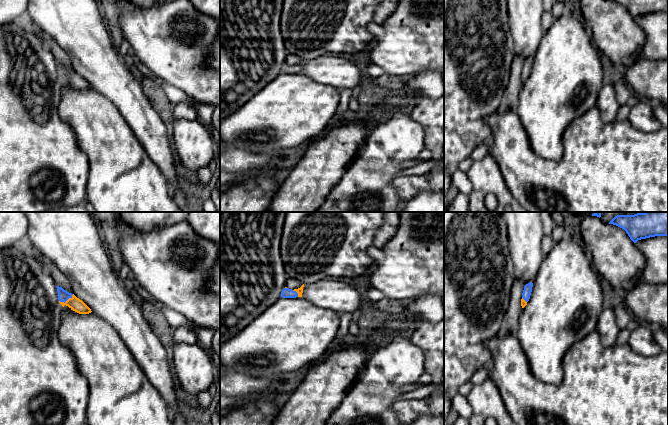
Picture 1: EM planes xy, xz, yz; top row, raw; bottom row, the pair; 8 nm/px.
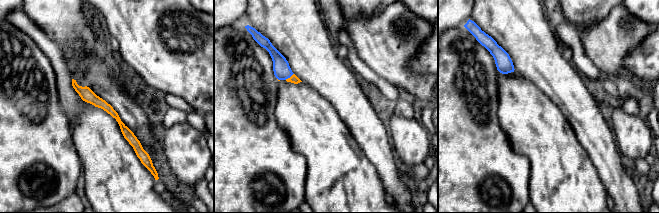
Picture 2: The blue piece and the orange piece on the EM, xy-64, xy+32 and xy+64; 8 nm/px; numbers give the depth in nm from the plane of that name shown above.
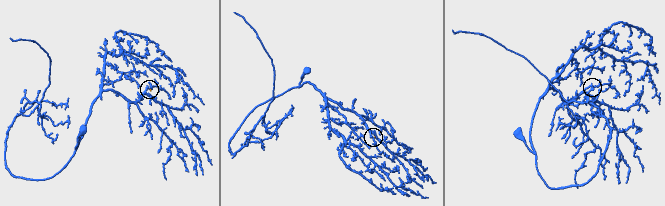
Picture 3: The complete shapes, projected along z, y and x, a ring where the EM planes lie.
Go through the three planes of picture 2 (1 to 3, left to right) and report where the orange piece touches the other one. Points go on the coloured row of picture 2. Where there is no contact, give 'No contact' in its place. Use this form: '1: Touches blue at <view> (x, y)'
1: No contact
2: Touches blue at xy+32 (289, 77)
3: No contact

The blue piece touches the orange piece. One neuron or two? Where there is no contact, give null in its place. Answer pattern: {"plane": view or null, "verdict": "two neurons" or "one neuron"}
{"plane": "xy", "verdict": "one neuron"}

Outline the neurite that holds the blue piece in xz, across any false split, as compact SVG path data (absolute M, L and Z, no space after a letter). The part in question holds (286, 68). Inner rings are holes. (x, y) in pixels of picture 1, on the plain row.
M304 60L300 64L294 65L294 66L285 63L281 68L281 73L283 74L302 73L303 63L304 63Z

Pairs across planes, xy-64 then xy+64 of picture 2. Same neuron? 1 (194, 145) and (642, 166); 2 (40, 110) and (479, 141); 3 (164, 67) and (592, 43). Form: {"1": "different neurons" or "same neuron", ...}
{"1": "different neurons", "2": "same neuron", "3": "same neuron"}

